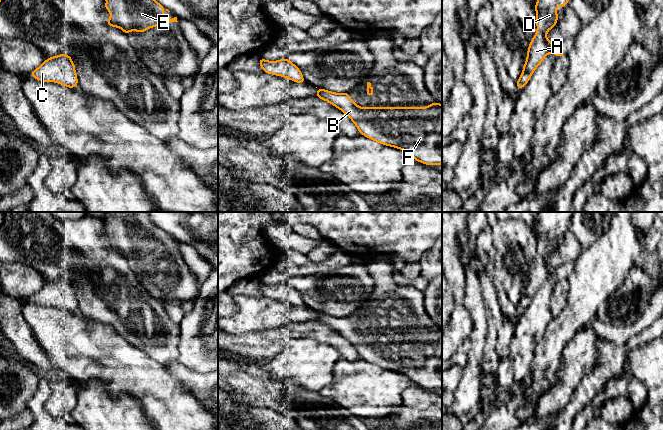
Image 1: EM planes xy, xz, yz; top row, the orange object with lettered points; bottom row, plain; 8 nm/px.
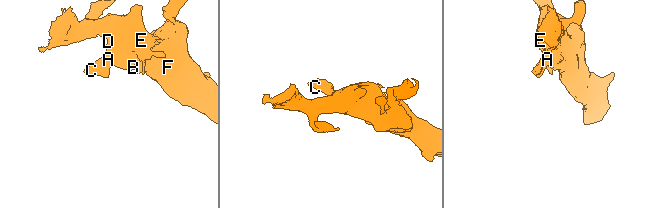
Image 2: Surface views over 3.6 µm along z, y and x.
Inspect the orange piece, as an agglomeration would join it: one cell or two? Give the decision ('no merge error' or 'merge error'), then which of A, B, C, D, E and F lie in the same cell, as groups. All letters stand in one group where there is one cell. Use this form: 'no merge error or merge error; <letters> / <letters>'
no merge error; A B C D E F

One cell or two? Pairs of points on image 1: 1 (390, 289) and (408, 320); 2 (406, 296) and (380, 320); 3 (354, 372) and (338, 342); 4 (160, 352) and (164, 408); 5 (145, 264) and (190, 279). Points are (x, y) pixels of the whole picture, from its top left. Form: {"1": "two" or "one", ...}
{"1": "one", "2": "one", "3": "two", "4": "two", "5": "one"}

